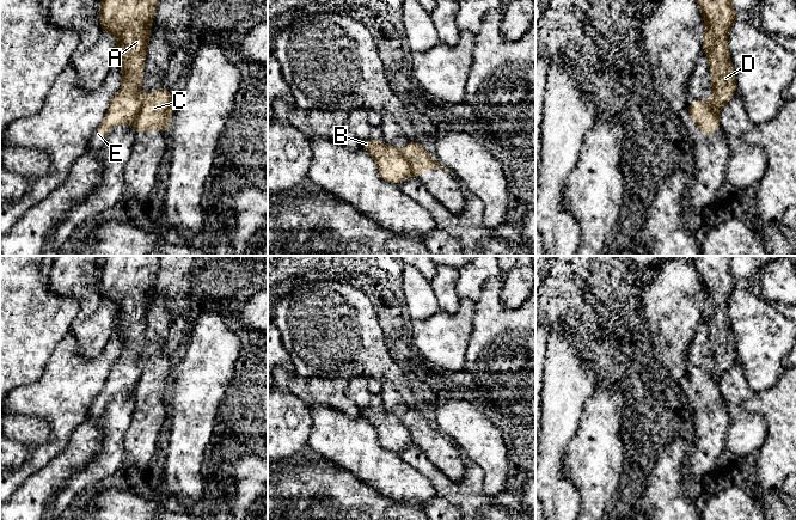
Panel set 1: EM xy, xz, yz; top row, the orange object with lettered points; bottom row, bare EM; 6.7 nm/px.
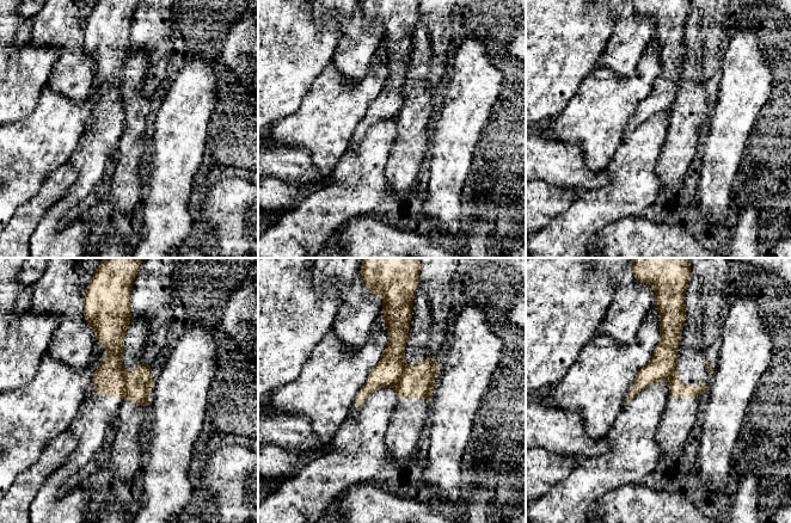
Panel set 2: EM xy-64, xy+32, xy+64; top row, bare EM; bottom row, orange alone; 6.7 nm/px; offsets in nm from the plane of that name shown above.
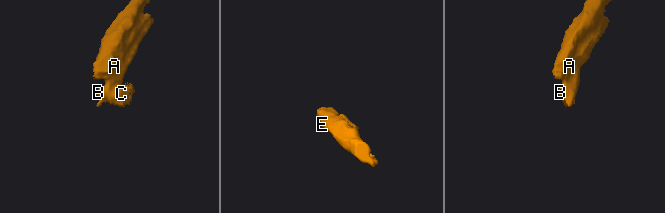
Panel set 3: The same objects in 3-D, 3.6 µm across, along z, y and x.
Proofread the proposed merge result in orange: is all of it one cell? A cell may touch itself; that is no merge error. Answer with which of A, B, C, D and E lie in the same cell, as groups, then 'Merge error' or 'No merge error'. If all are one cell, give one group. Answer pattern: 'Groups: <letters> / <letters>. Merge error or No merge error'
Groups: A B D E / C. Merge error

